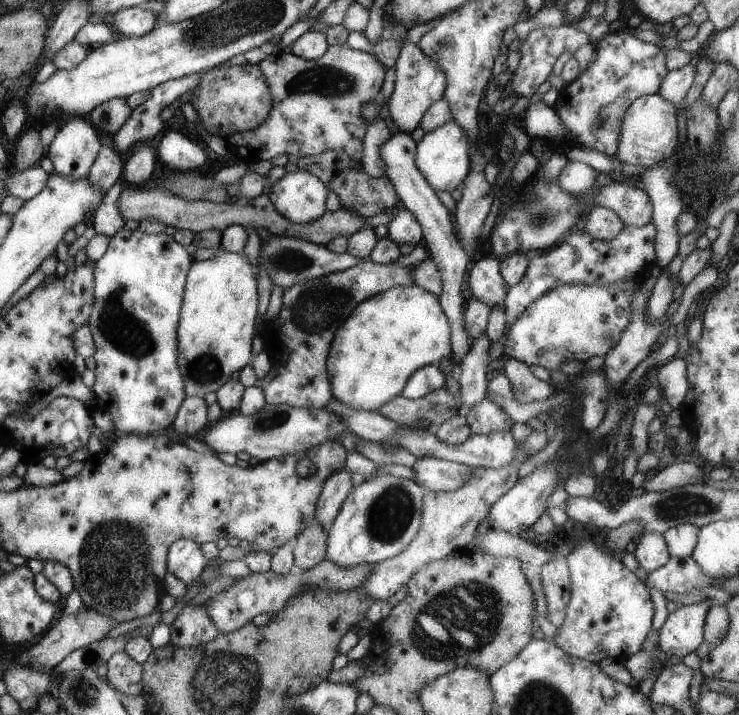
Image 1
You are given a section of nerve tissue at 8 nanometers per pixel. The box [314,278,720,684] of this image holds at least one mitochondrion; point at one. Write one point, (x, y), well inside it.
(451, 625)

